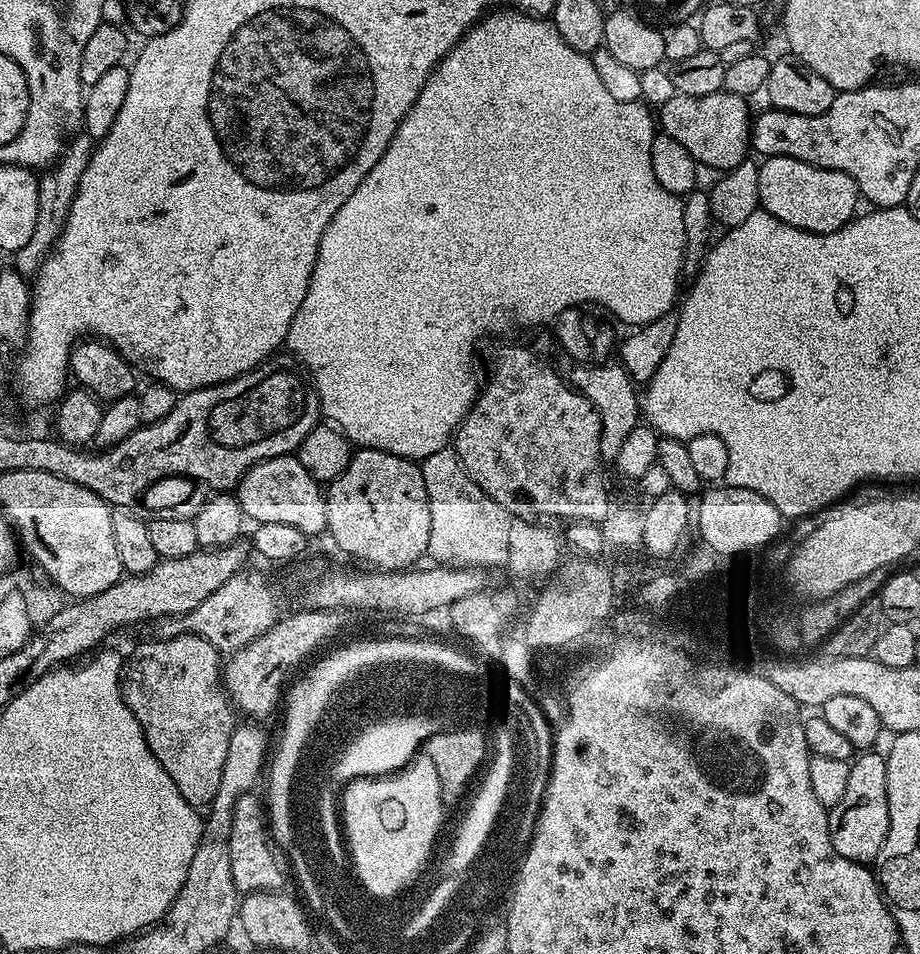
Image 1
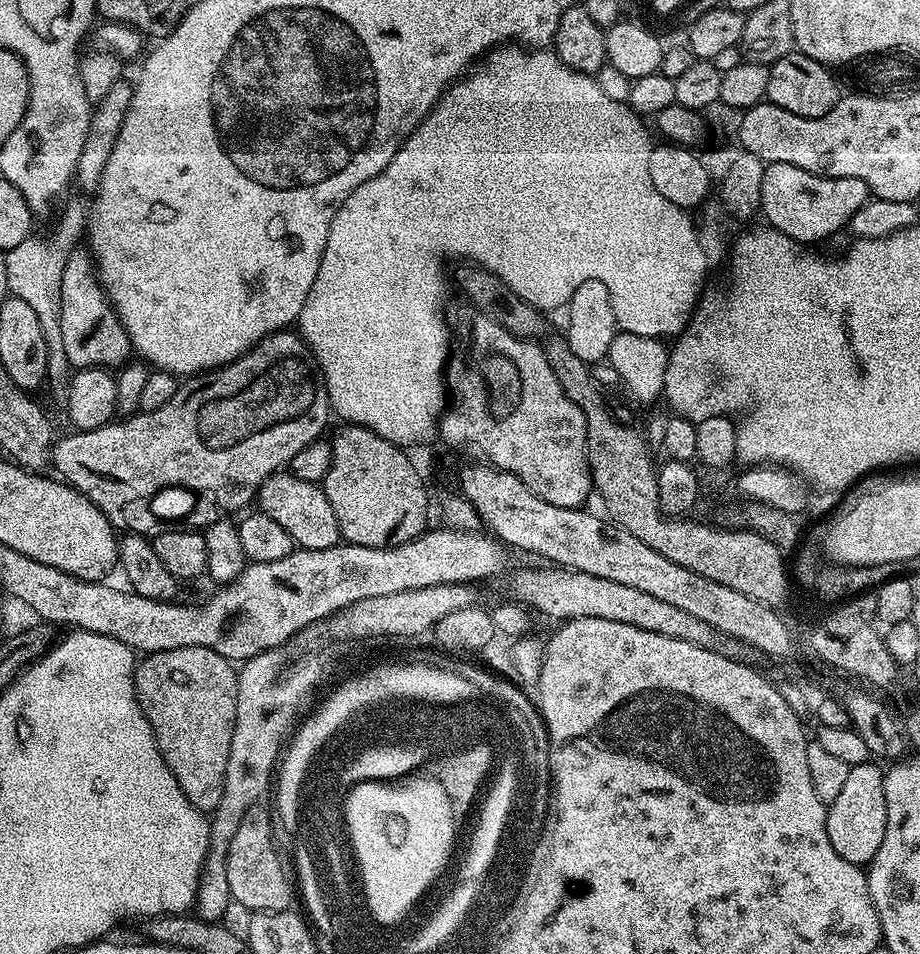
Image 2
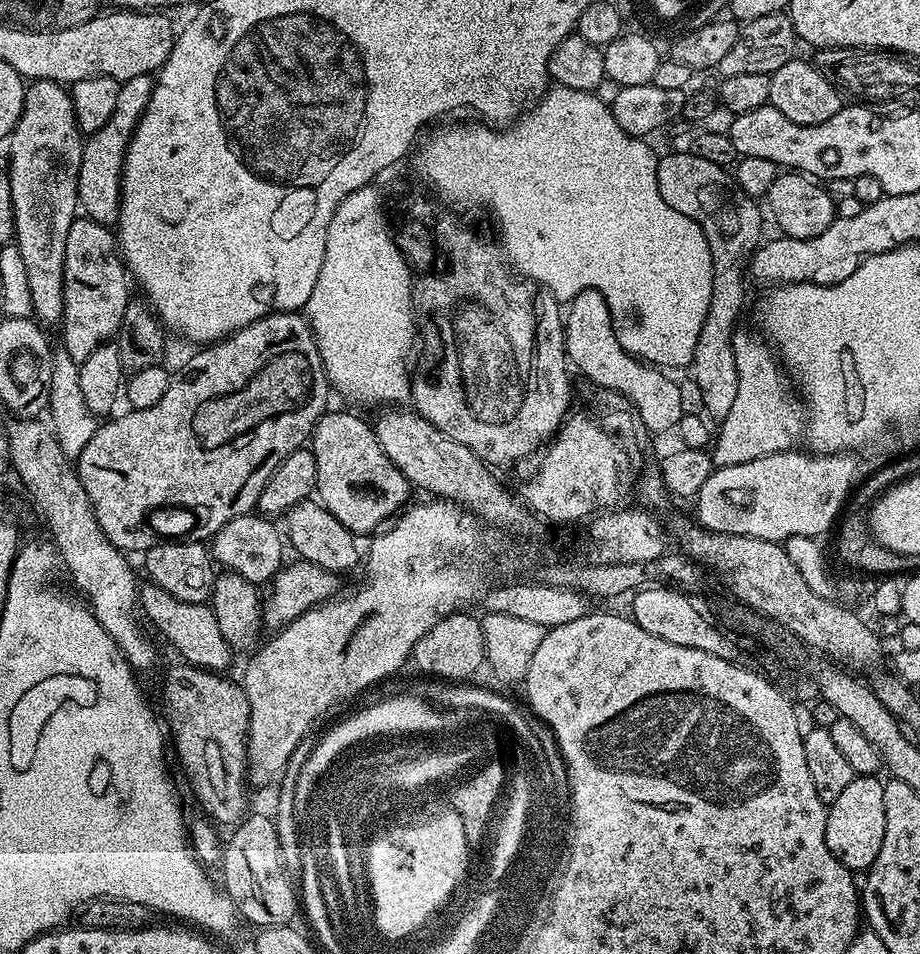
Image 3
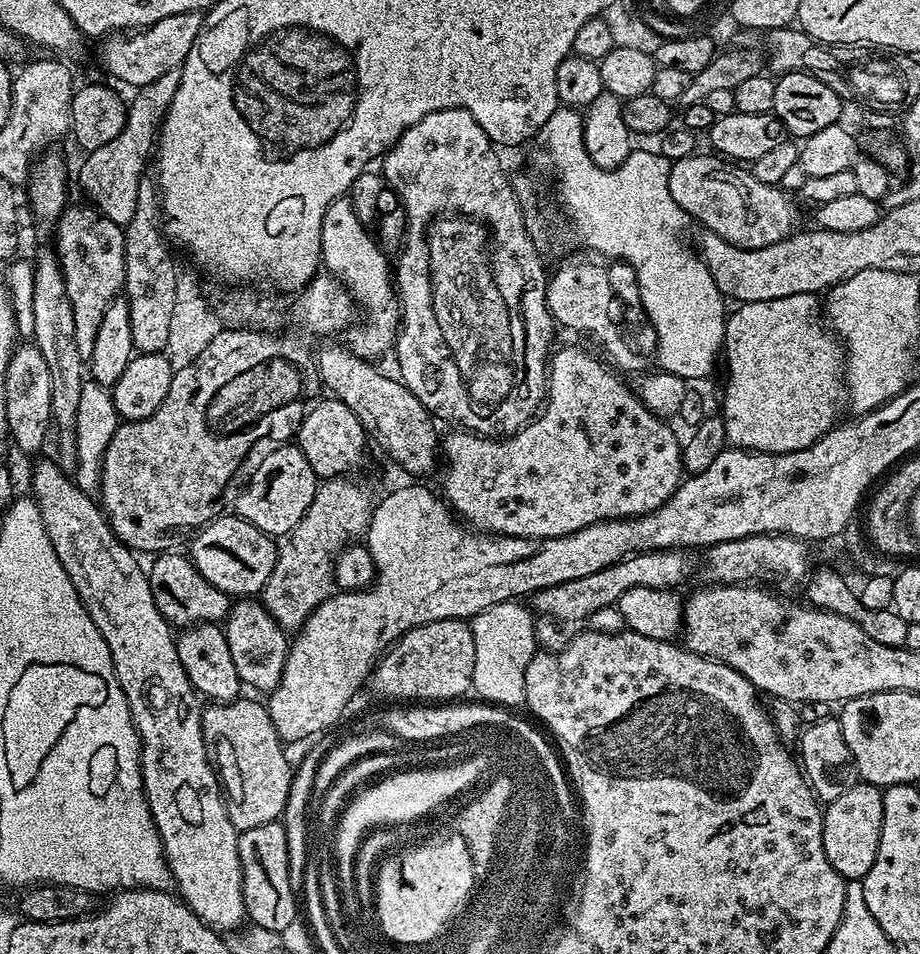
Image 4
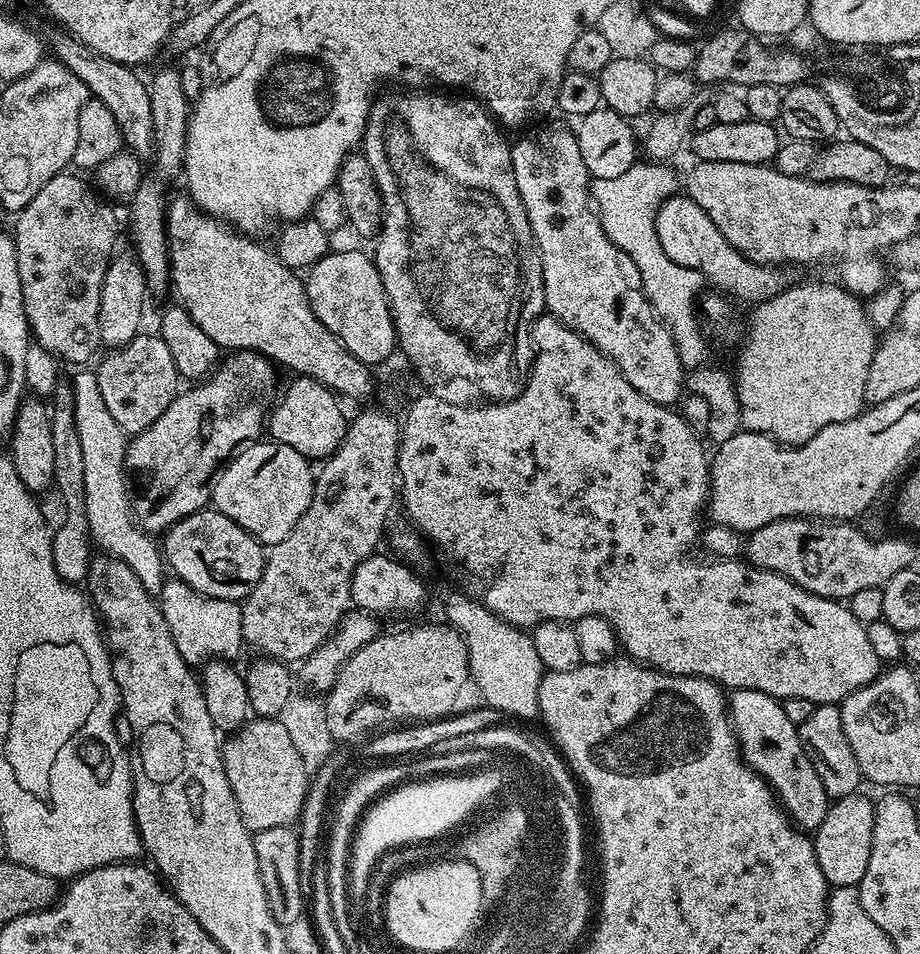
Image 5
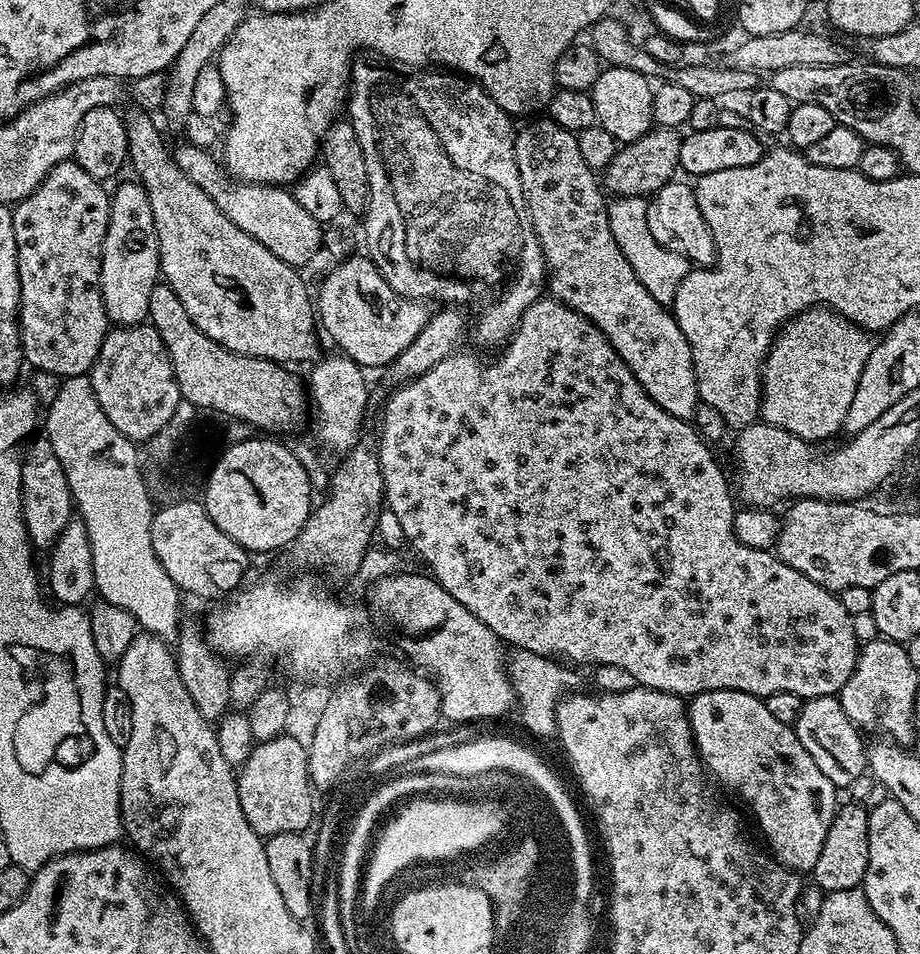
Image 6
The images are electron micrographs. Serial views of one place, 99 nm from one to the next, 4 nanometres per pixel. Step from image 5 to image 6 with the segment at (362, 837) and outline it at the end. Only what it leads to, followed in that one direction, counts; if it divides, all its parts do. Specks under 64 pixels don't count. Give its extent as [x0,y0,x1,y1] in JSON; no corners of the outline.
[360,796,510,904]

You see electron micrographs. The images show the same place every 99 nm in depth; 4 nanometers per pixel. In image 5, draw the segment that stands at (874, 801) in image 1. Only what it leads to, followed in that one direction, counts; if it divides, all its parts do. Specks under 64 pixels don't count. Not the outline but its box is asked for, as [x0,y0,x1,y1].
[814,791,875,888]

